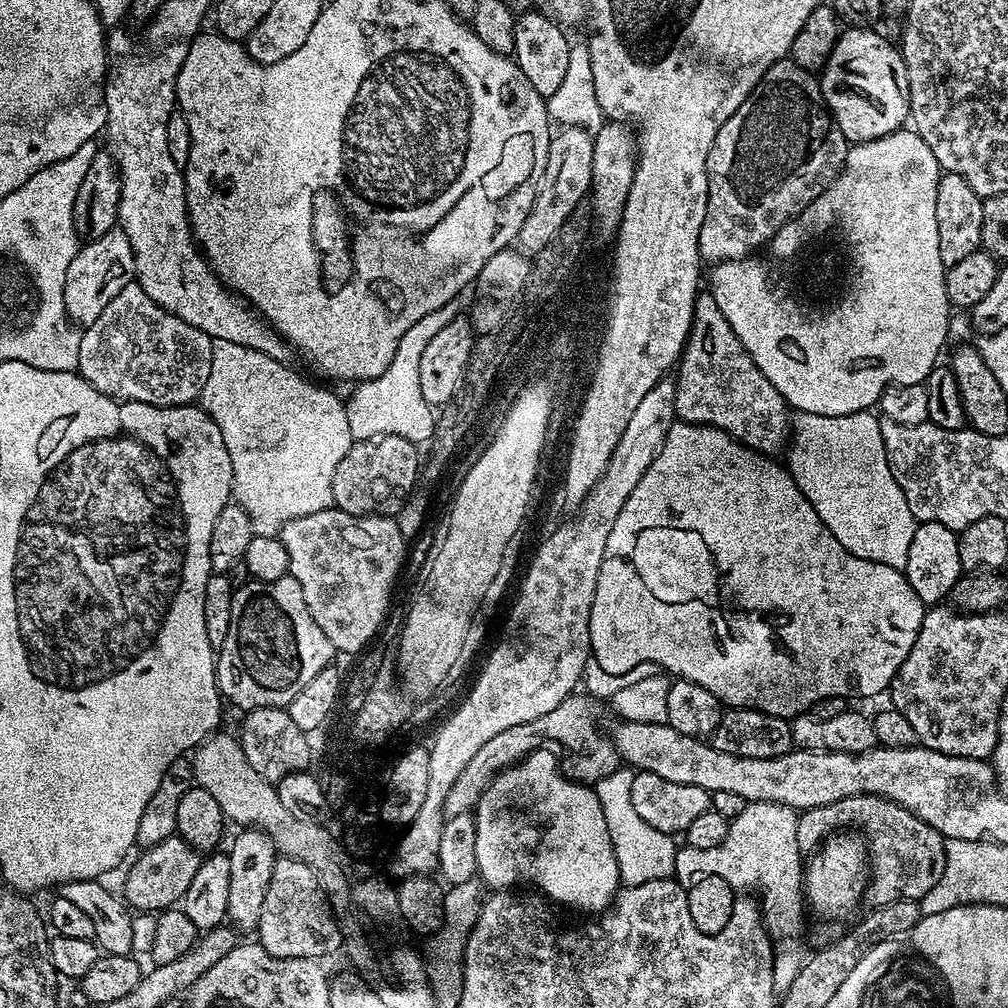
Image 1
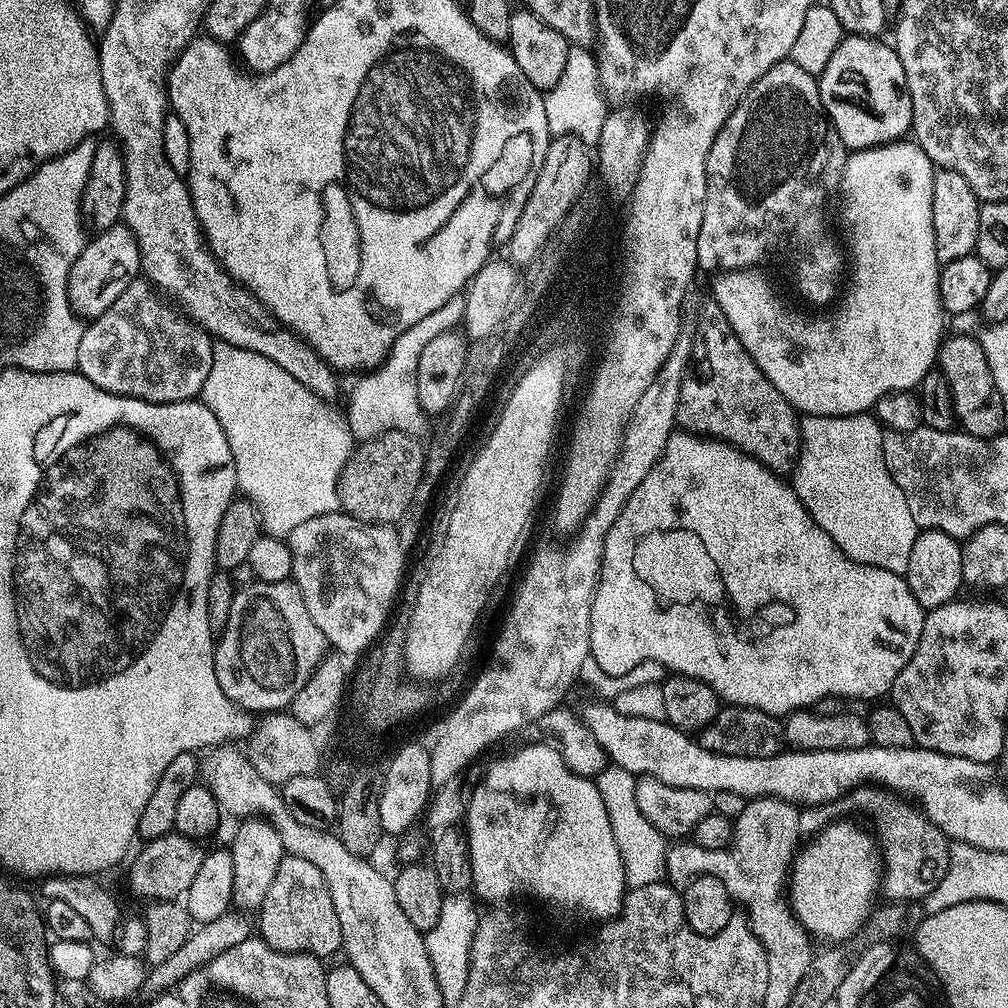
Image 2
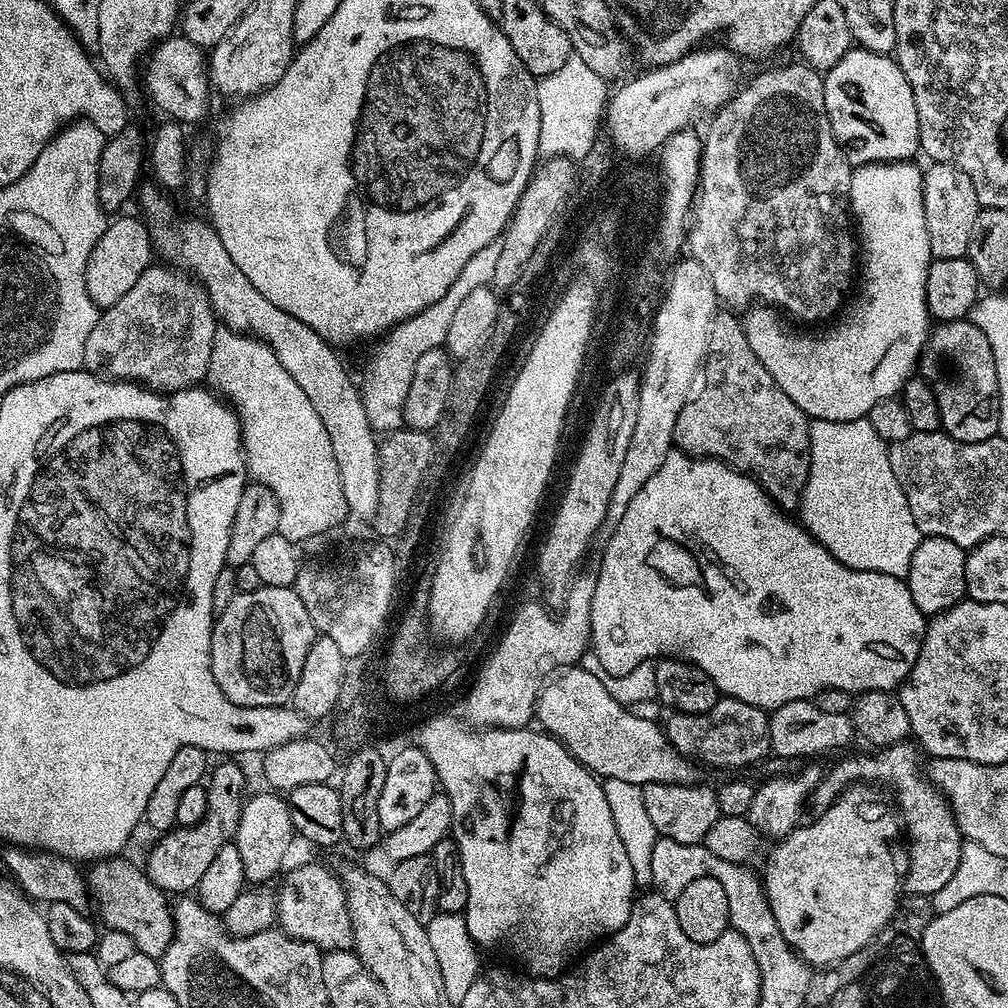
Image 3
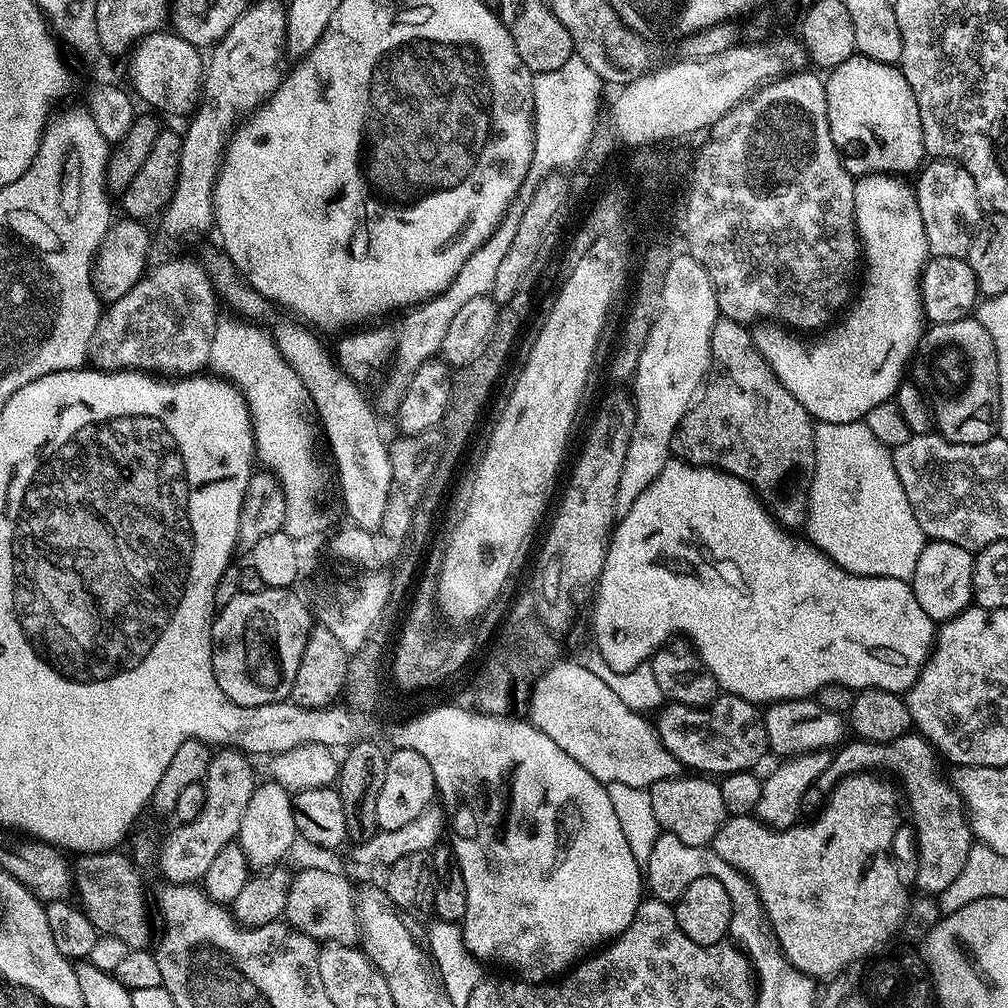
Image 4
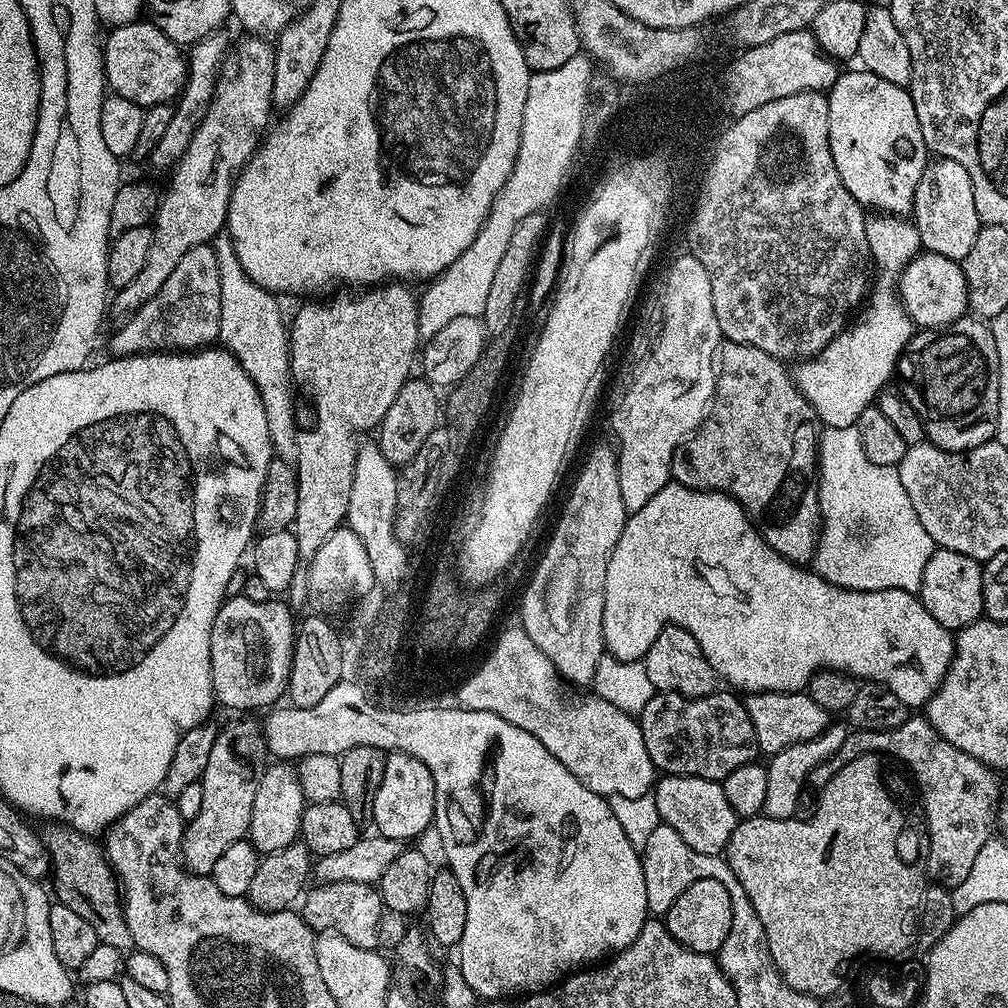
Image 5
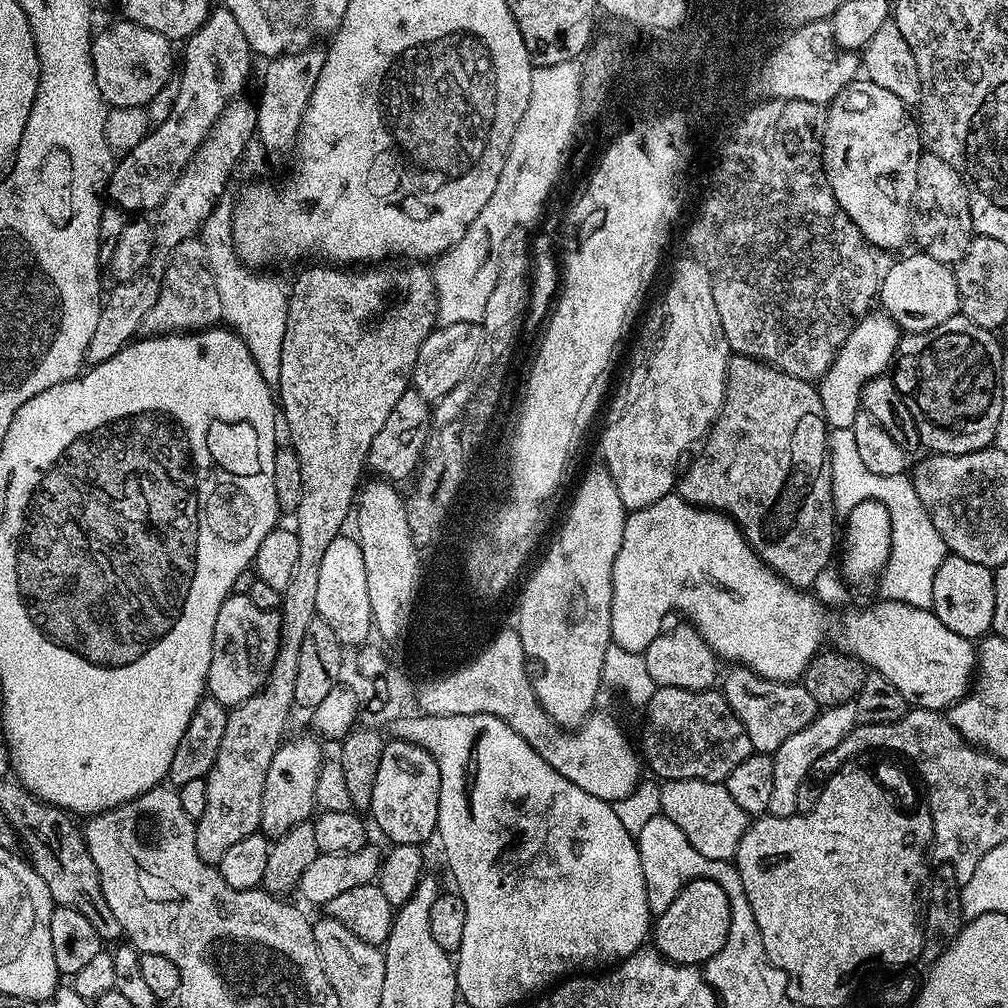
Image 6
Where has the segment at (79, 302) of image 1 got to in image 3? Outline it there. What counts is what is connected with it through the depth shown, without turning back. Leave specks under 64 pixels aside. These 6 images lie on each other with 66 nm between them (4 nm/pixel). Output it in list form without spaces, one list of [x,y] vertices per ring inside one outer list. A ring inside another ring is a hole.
[[[117,215],[105,228],[86,266],[86,290],[101,310],[114,306],[114,302],[118,302],[118,298],[122,298],[122,294],[126,294],[126,290],[130,290],[153,263],[154,245],[149,225],[143,219],[135,220],[124,215]]]

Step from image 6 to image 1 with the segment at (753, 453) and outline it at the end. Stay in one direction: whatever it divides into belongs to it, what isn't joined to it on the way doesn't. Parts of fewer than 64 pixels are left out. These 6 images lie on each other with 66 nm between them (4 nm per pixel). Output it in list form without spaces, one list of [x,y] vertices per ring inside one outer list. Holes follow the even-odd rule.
[[[711,291],[697,295],[692,328],[675,372],[677,421],[717,428],[745,448],[763,452],[765,456],[775,457],[776,452],[785,451],[790,440],[789,406],[782,394],[774,390],[770,378],[754,366],[754,358],[738,342],[738,334],[726,322],[726,314],[718,310]]]

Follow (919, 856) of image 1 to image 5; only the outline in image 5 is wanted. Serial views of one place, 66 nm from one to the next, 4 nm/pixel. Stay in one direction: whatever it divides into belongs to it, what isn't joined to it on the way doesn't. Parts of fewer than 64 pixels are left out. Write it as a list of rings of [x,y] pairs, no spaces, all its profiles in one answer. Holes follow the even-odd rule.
[[[912,714],[912,715],[909,715],[908,720],[902,722],[900,726],[898,726],[896,729],[890,732],[866,732],[866,731],[859,731],[859,730],[853,731],[846,738],[846,742],[842,742],[842,746],[838,750],[838,754],[834,754],[829,760],[827,760],[826,762],[822,762],[822,766],[814,766],[814,770],[808,776],[808,784],[811,785],[811,787],[814,786],[813,789],[816,789],[816,790],[822,789],[826,786],[826,782],[830,782],[830,778],[834,778],[834,774],[838,774],[838,770],[842,770],[842,766],[846,766],[854,758],[858,758],[859,756],[862,756],[865,754],[881,754],[880,752],[889,752],[890,755],[897,756],[897,758],[900,759],[901,762],[904,763],[905,766],[908,767],[910,771],[912,771],[912,776],[914,779],[916,779],[917,786],[920,787],[920,804],[922,807],[924,807],[924,820],[926,823],[928,823],[928,872],[930,875],[932,875],[932,878],[935,878],[937,881],[939,881],[939,883],[951,889],[956,888],[958,886],[958,882],[962,882],[962,878],[966,878],[966,874],[970,874],[970,869],[972,869],[972,867],[974,866],[974,857],[978,855],[978,850],[982,850],[982,846],[986,846],[986,842],[993,835],[992,824],[994,828],[994,821],[997,819],[997,816],[998,816],[998,807],[996,808],[996,799],[998,799],[1000,796],[1000,780],[996,776],[999,776],[999,775],[997,775],[997,773],[993,771],[993,769],[986,767],[985,764],[983,764],[982,762],[978,762],[978,758],[970,758],[970,754],[962,754],[962,750],[958,750],[958,746],[950,746],[950,742],[946,742],[946,738],[942,738],[942,734],[938,734],[938,730],[934,730],[934,726],[930,726],[930,722],[923,715]]]

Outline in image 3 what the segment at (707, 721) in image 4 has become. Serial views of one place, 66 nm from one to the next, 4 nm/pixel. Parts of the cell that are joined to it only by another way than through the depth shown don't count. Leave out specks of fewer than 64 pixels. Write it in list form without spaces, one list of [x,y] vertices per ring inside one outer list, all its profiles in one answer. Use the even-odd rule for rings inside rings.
[[[721,695],[716,705],[702,714],[672,712],[662,727],[676,752],[712,768],[748,768],[764,760],[772,752],[770,742],[770,716],[750,702],[742,702],[733,696]]]

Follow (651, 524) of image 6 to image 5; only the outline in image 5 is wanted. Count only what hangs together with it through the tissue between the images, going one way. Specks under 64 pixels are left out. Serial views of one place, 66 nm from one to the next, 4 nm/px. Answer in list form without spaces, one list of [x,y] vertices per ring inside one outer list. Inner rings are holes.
[[[670,482],[642,506],[642,510],[631,513],[624,523],[622,534],[618,538],[616,548],[606,570],[606,590],[604,591],[604,646],[607,655],[619,660],[643,661],[644,655],[650,650],[654,638],[664,629],[665,624],[676,624],[684,628],[698,642],[702,654],[706,654],[706,662],[716,672],[725,685],[733,689],[745,688],[745,693],[753,692],[799,692],[807,689],[810,678],[821,670],[833,672],[847,672],[861,682],[872,681],[889,688],[912,710],[920,710],[927,705],[928,700],[938,690],[944,681],[945,674],[952,664],[952,655],[956,653],[954,636],[947,628],[943,628],[926,610],[919,595],[906,590],[874,590],[873,592],[859,592],[853,588],[839,588],[823,580],[814,570],[791,564],[782,558],[760,536],[756,525],[748,519],[744,508],[727,492],[705,490],[702,488],[687,488],[684,484]]]

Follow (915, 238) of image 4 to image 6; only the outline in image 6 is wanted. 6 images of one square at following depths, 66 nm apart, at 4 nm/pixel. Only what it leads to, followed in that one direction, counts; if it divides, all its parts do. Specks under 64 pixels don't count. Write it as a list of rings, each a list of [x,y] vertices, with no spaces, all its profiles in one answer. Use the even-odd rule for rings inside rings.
[[[880,310],[869,311],[868,315],[854,326],[854,330],[838,350],[834,362],[828,367],[828,373],[818,382],[824,419],[832,428],[851,428],[854,418],[862,410],[861,390],[866,382],[889,371],[901,339],[900,327]]]

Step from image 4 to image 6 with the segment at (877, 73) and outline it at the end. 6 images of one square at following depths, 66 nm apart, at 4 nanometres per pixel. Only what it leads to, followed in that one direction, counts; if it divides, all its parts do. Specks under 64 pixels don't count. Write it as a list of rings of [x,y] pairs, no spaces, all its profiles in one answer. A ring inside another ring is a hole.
[[[857,78],[826,108],[824,167],[834,198],[873,249],[900,248],[914,236],[914,205],[922,137],[915,119],[904,120],[906,105],[890,90]]]

